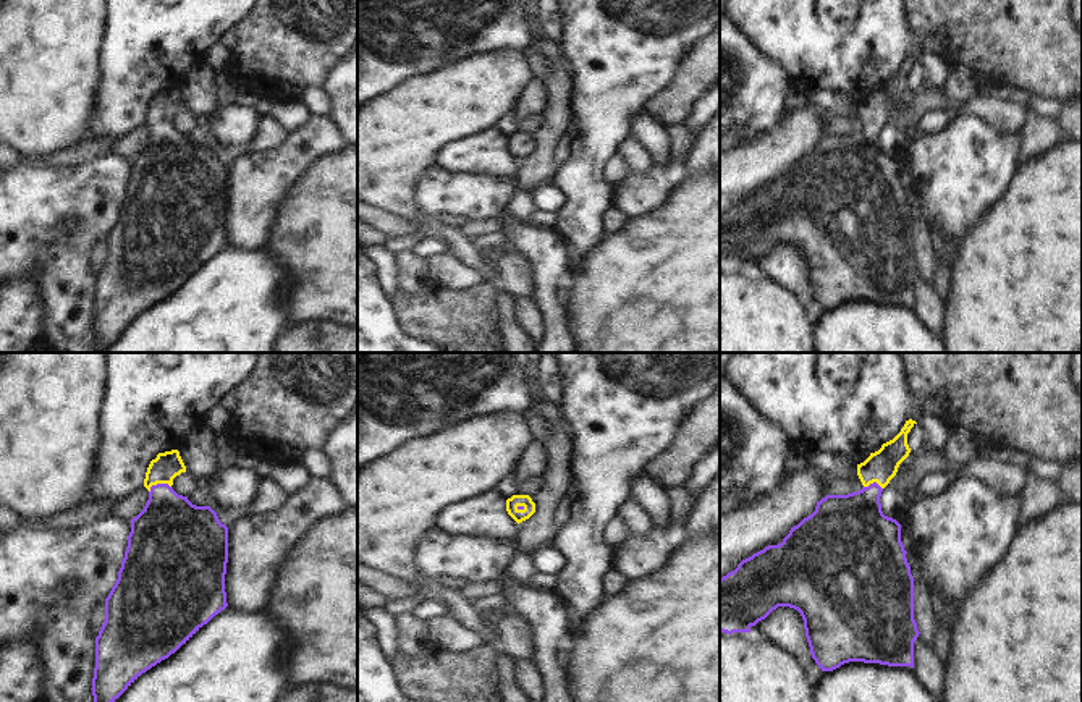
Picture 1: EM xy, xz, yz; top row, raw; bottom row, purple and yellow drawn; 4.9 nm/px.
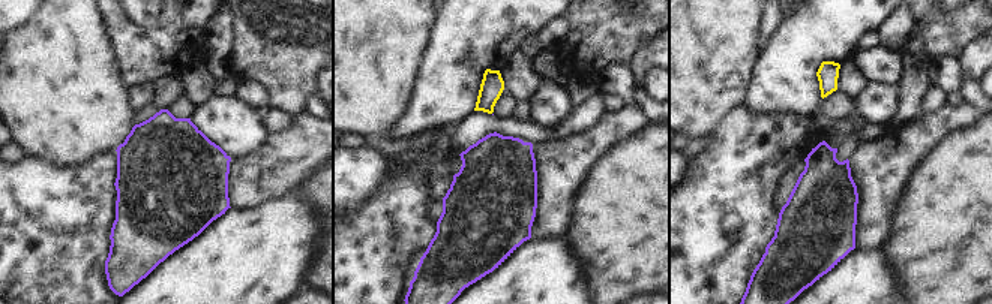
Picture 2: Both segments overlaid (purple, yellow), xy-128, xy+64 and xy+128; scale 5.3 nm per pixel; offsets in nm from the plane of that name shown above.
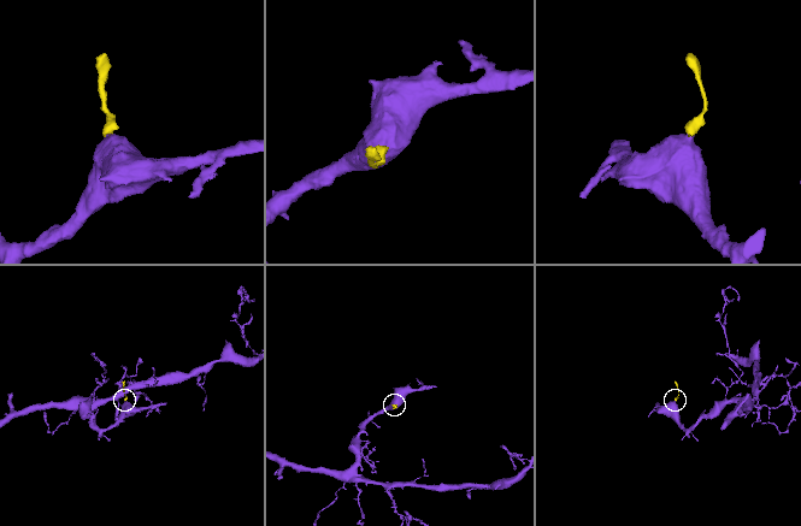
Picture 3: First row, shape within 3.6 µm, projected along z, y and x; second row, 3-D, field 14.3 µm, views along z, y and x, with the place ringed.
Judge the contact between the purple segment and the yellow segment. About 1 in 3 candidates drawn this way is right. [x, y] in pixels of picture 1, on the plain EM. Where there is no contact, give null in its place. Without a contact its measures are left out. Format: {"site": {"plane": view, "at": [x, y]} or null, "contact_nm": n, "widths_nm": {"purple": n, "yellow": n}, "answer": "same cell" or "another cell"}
{"site": {"plane": "xy", "at": [157, 122]}, "contact_nm": 120, "widths_nm": {"purple": 360, "yellow": 140}, "answer": "same cell"}

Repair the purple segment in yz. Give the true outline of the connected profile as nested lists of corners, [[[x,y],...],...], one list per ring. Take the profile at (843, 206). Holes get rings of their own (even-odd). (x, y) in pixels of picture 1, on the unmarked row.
[[[912,57],[906,58],[893,78],[857,102],[857,113],[864,123],[859,129],[826,133],[817,139],[810,154],[791,165],[781,181],[768,183],[742,197],[734,209],[720,217],[721,270],[750,270],[750,265],[773,247],[789,244],[801,251],[812,296],[822,309],[833,309],[849,299],[914,306],[914,280],[920,272],[914,257],[914,215],[901,180],[901,162],[883,152],[880,134],[911,91],[907,71],[915,61]]]

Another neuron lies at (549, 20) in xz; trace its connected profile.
[[[535,0],[537,24],[542,32],[553,40],[560,40],[561,18],[556,0]]]

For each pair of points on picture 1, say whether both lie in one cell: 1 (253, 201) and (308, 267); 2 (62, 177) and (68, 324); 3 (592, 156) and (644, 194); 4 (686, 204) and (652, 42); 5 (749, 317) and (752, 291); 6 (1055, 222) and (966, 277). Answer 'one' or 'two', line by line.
1: two
2: one
3: two
4: two
5: one
6: one

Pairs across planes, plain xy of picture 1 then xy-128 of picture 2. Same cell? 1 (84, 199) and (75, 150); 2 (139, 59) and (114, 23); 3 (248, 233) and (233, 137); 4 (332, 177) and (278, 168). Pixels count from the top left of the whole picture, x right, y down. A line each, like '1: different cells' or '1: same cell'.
1: different cells
2: same cell
3: different cells
4: different cells

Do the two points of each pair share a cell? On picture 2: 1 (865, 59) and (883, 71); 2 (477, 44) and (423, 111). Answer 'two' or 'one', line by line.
1: one
2: one

